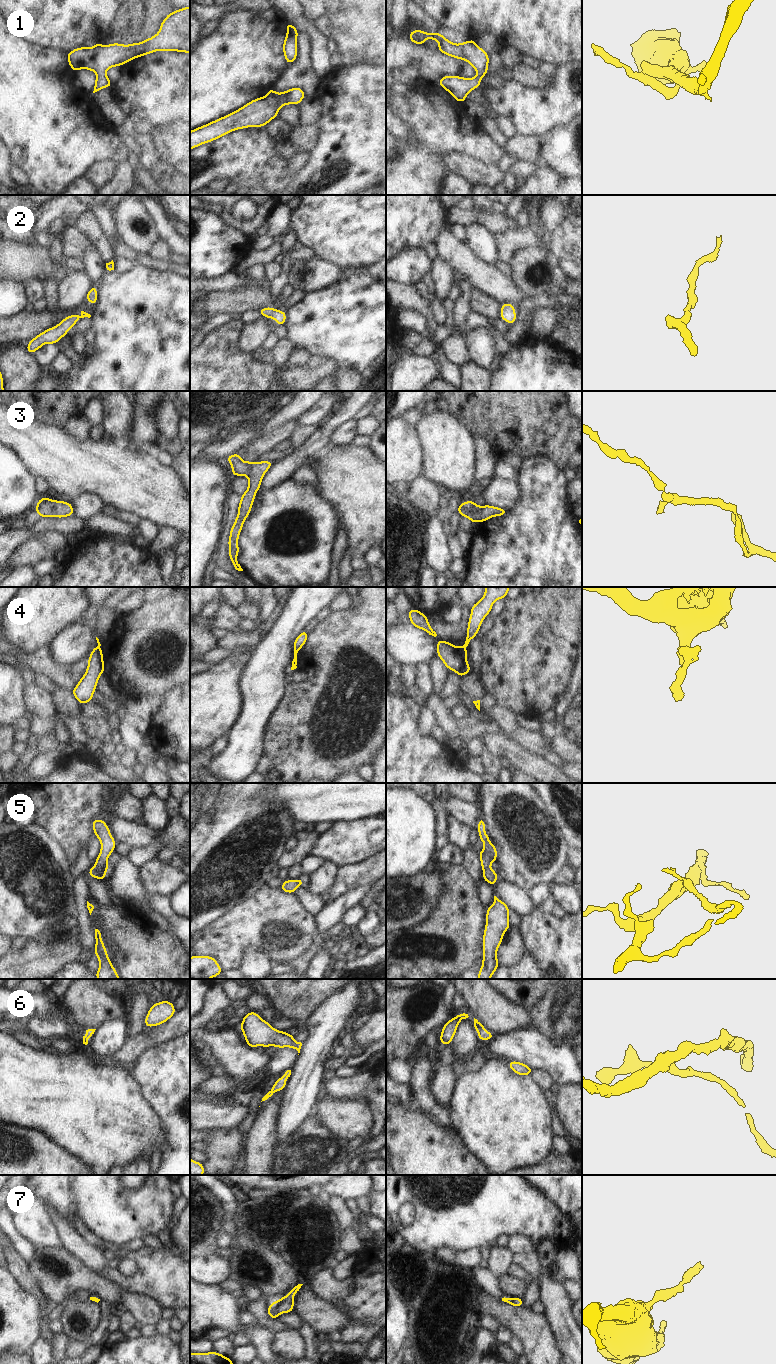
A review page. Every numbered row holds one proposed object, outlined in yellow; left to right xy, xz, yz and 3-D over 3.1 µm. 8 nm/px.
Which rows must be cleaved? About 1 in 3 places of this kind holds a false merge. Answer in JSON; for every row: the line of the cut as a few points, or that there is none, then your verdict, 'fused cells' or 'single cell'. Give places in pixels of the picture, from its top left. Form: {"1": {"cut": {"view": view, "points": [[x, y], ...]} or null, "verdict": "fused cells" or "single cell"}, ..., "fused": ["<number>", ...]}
{"1": {"cut": null, "verdict": "single cell"}, "2": {"cut": null, "verdict": "single cell"}, "3": {"cut": null, "verdict": "single cell"}, "4": {"cut": {"view": "xz", "points": [[295, 665], [292, 667]]}, "verdict": "fused cells"}, "5": {"cut": null, "verdict": "single cell"}, "6": {"cut": null, "verdict": "single cell"}, "7": {"cut": null, "verdict": "single cell"}, "fused": ["4"]}

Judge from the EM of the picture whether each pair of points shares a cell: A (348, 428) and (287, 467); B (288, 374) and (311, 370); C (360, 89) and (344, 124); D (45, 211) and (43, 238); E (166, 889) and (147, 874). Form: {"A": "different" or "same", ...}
{"A": "different", "B": "same", "C": "same", "D": "same", "E": "same"}

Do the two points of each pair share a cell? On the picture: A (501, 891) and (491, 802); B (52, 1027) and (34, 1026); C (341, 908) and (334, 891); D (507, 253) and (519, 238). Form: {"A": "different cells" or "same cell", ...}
{"A": "different cells", "B": "same cell", "C": "different cells", "D": "same cell"}

